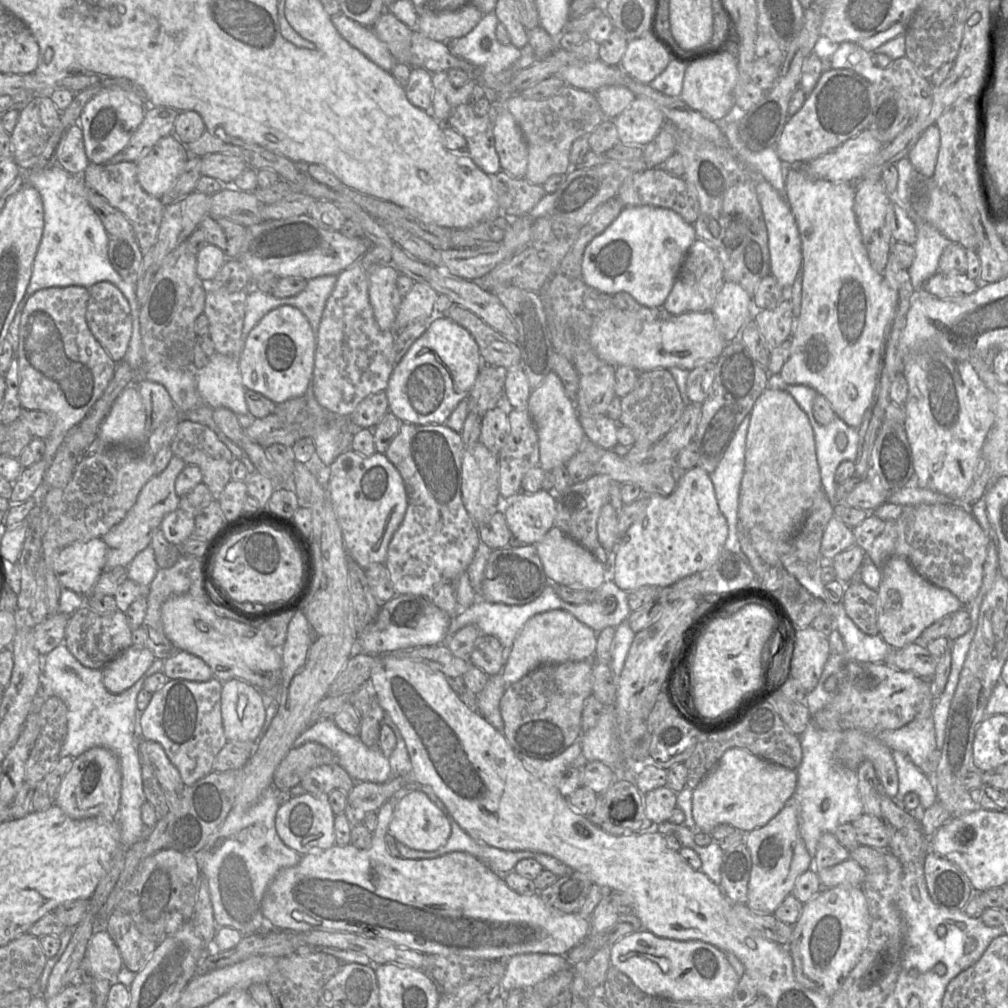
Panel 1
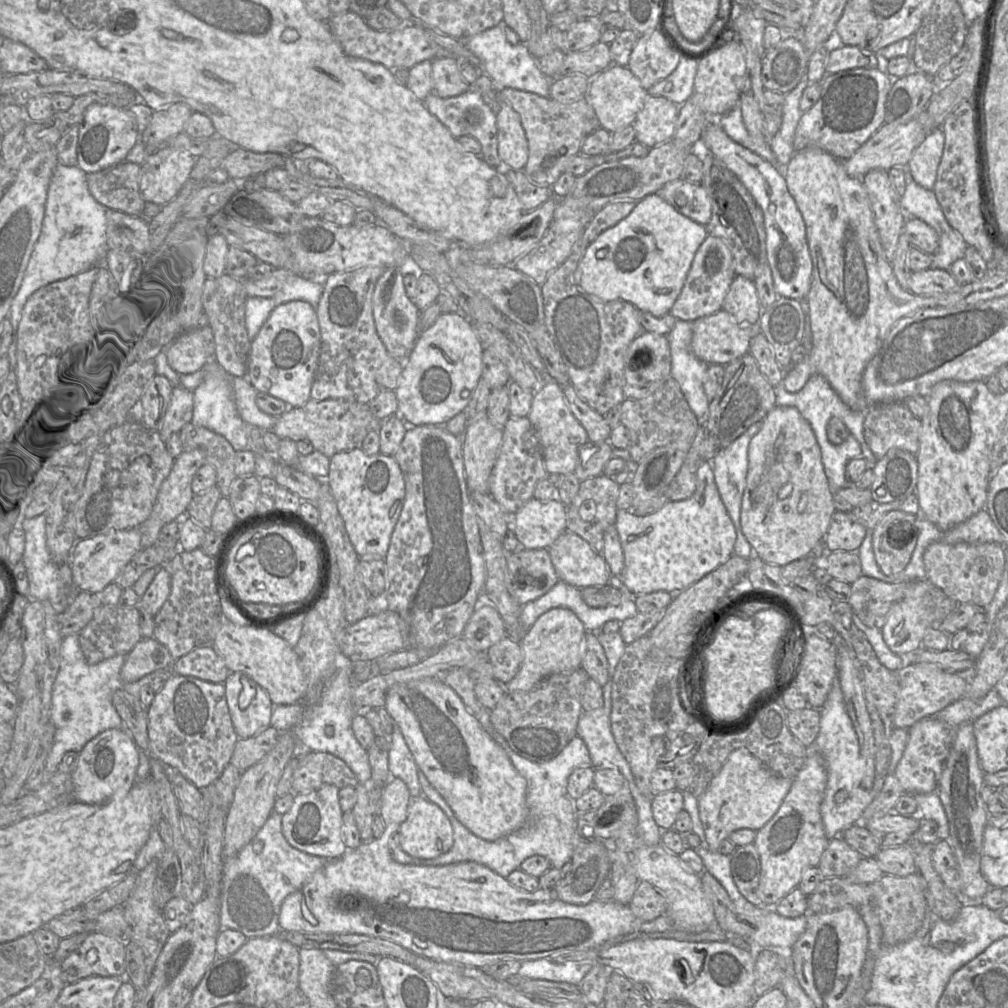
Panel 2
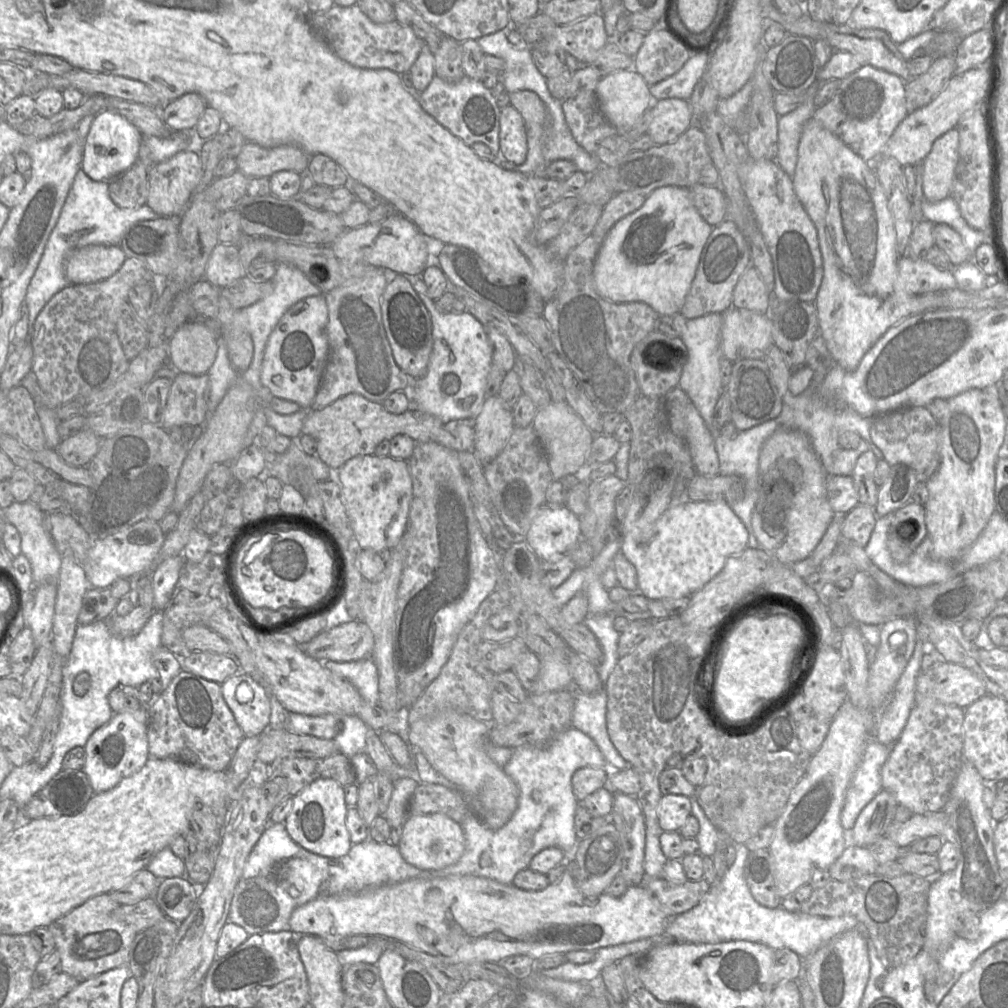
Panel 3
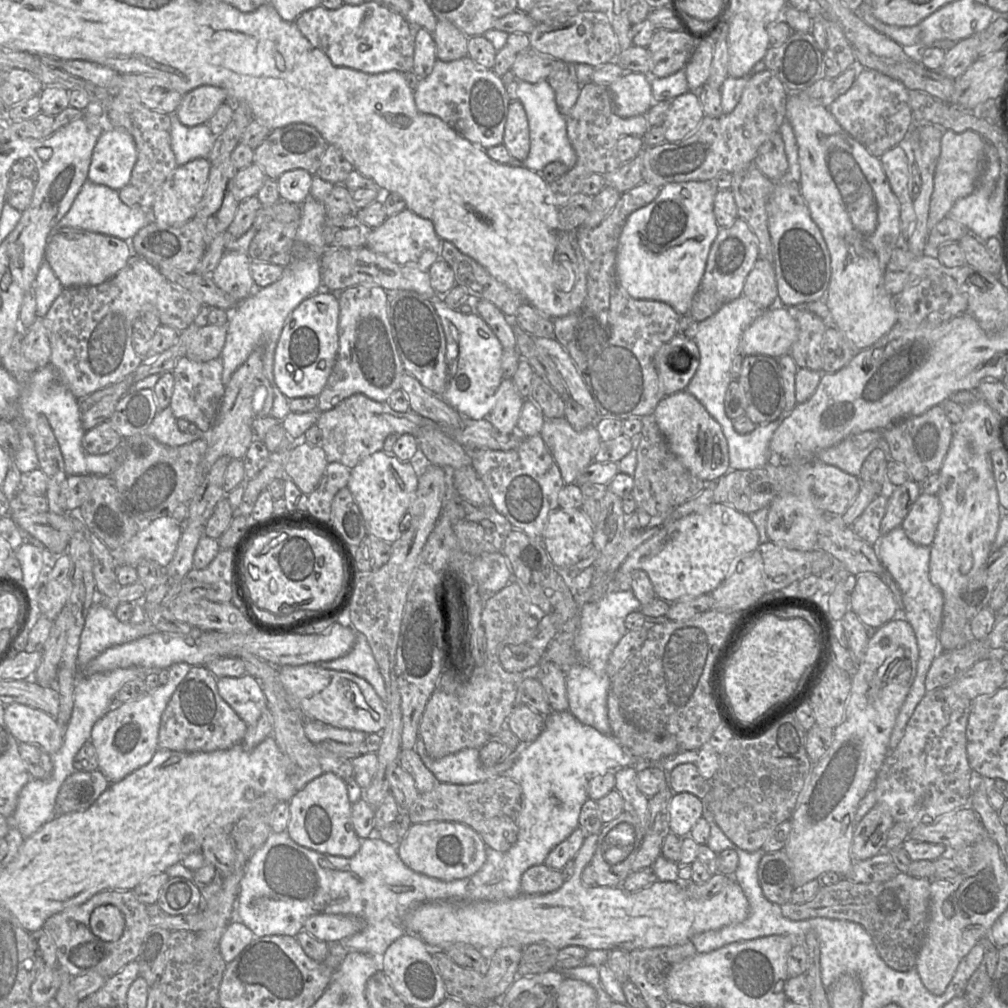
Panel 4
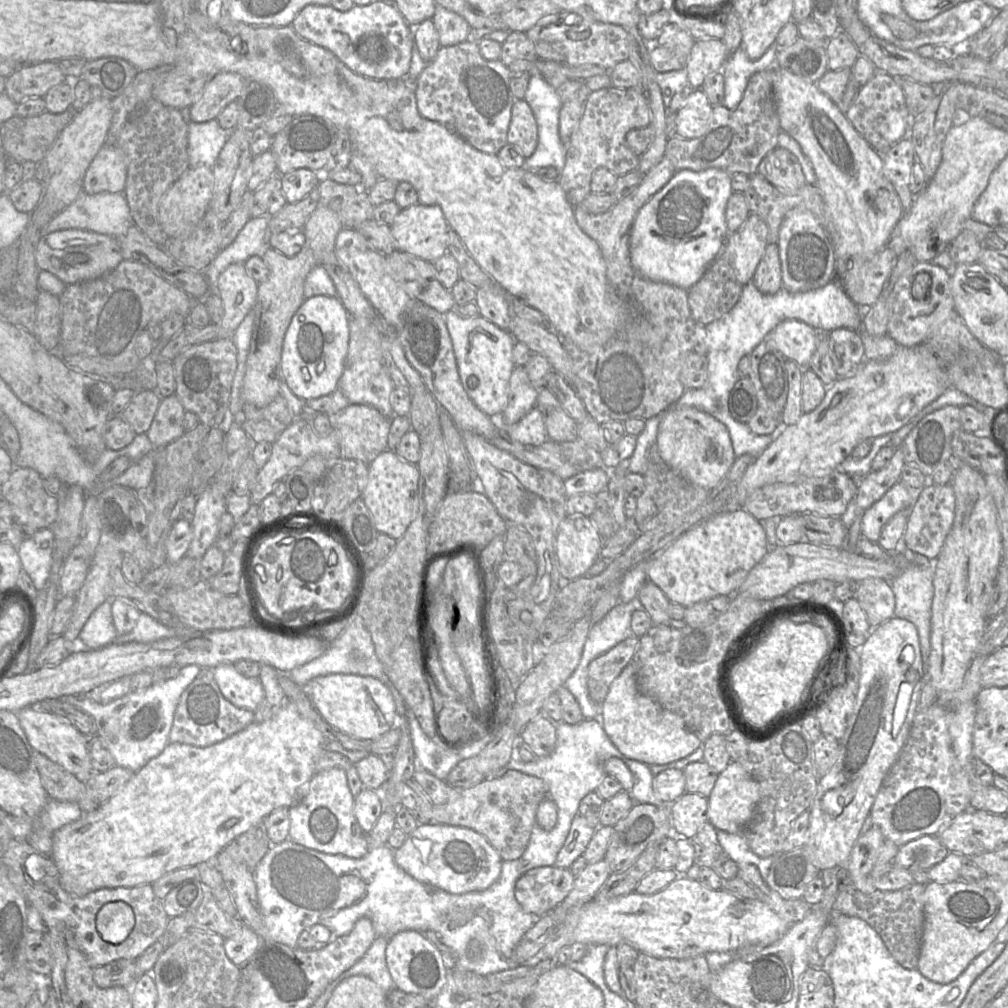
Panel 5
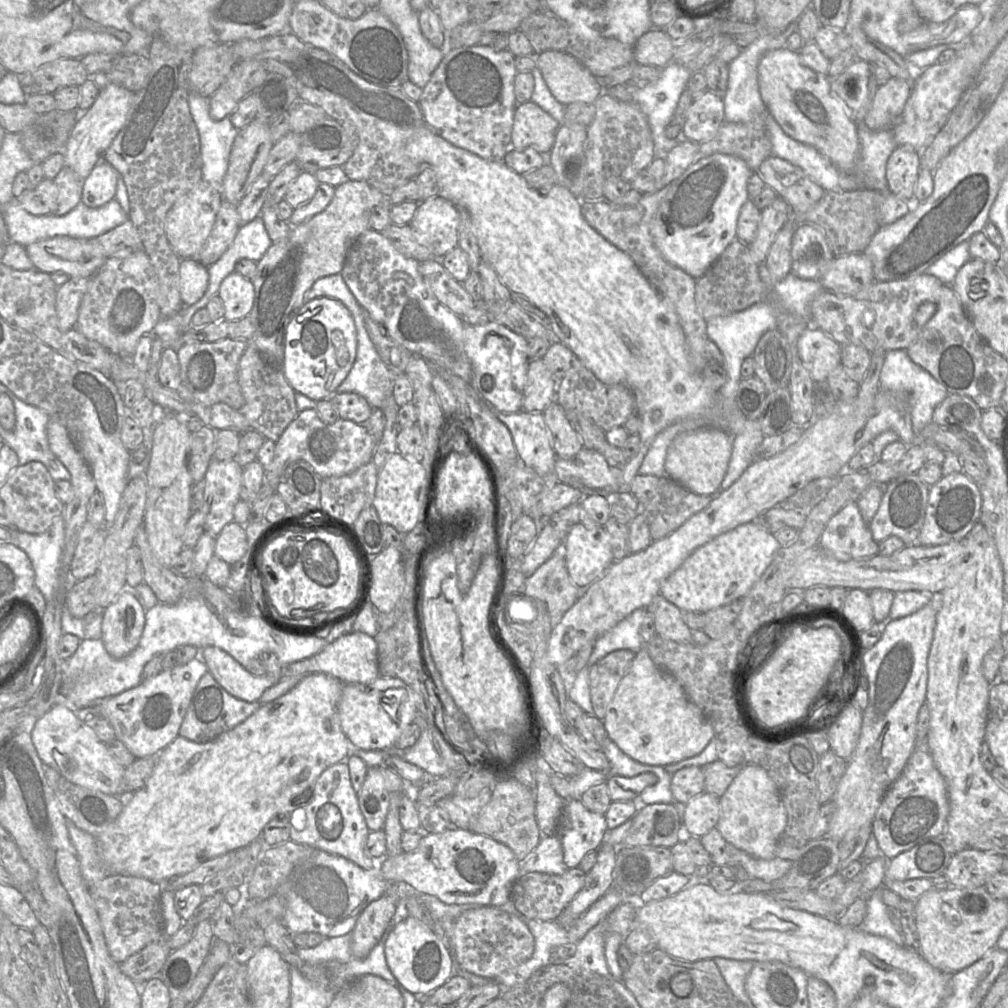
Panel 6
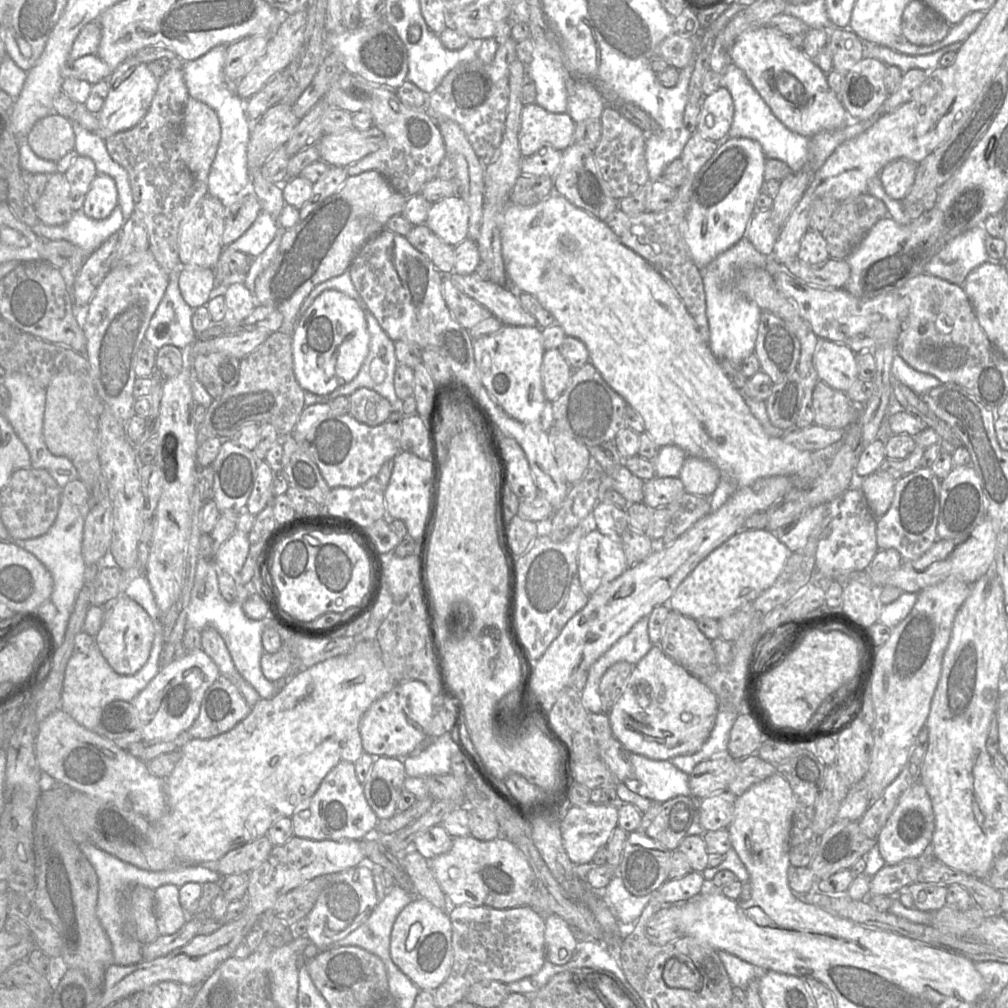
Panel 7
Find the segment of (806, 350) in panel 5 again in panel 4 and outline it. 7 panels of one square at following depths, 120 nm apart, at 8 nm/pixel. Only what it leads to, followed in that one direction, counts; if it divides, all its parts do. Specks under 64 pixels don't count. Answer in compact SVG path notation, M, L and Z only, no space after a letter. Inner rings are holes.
M776 304L763 311L743 332L738 354L766 355L779 358L789 354L798 336L798 326L791 309Z

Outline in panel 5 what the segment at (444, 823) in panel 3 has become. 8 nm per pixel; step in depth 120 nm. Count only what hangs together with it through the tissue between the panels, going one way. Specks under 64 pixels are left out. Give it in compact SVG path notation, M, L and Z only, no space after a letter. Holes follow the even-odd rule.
M418 824L403 845L394 850L395 863L414 879L452 894L480 891L499 877L503 859L480 833L466 827Z

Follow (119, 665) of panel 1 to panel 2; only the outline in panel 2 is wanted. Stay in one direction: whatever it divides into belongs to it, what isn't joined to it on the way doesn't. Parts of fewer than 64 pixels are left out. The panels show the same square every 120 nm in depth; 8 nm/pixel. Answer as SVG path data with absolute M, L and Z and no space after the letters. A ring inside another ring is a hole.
M154 638L142 639L126 655L120 671L124 683L133 683L161 669L170 669L174 660L168 649Z

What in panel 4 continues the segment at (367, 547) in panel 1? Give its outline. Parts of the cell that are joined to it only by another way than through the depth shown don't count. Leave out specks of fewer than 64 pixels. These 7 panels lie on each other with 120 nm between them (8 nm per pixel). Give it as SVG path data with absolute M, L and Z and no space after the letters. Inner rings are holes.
M383 450L364 458L351 468L347 488L363 516L368 536L393 544L401 534L401 522L418 489L418 479L410 461L401 461Z

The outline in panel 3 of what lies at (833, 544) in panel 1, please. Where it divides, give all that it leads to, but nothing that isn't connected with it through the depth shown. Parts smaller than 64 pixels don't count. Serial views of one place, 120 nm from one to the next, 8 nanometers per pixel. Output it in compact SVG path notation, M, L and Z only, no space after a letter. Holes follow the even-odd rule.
M858 504L844 515L841 528L841 540L865 547L875 527L877 515L875 509Z

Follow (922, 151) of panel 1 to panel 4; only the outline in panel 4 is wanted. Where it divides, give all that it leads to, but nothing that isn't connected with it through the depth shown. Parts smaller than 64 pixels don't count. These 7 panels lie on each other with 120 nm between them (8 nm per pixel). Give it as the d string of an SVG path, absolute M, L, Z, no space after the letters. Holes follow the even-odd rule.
M945 130L941 138L941 152L934 174L934 189L930 200L928 231L947 217L954 203L972 194L984 169L986 140L977 132L967 130L956 133Z

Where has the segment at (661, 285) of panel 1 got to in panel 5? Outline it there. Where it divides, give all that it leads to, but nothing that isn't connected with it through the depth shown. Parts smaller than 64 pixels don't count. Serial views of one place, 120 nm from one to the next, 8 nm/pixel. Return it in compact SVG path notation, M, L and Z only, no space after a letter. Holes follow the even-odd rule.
M718 168L676 171L669 182L638 211L629 236L630 261L643 277L689 290L721 253L729 235L725 209L732 194L731 174Z

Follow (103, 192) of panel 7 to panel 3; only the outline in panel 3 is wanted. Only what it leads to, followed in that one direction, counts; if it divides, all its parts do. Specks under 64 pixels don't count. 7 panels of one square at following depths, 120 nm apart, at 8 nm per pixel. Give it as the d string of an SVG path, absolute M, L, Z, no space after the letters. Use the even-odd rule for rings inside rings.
M104 109L94 115L83 143L82 170L95 181L109 181L138 161L143 134L118 113Z

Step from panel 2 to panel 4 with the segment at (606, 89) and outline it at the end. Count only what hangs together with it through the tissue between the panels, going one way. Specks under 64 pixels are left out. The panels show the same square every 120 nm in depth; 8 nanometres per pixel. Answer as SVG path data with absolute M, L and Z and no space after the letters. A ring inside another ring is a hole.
M625 72L610 84L608 88L617 115L628 118L646 114L654 102L649 77L640 72Z

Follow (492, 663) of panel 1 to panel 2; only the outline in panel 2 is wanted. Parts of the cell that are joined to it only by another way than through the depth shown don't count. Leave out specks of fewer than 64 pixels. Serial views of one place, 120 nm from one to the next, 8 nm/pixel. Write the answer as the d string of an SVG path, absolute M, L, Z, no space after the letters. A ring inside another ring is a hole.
M509 636L491 646L486 653L493 667L494 679L500 684L507 684L516 676L524 657L519 641Z

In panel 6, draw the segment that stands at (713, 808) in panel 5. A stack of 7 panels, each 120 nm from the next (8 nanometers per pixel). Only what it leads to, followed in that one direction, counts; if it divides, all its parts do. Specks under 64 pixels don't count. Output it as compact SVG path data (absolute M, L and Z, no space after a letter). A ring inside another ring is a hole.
M745 764L719 799L720 817L716 829L724 839L756 858L774 858L777 840L787 824L787 812L767 771L756 764Z

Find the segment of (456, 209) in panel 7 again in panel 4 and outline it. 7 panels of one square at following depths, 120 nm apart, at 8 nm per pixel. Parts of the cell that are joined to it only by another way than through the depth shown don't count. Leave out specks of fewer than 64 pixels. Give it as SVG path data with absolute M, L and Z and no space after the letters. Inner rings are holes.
M404 209L387 218L381 226L372 229L367 237L365 247L386 255L400 265L427 272L434 262L441 259L442 241L436 234L434 225L430 220Z

